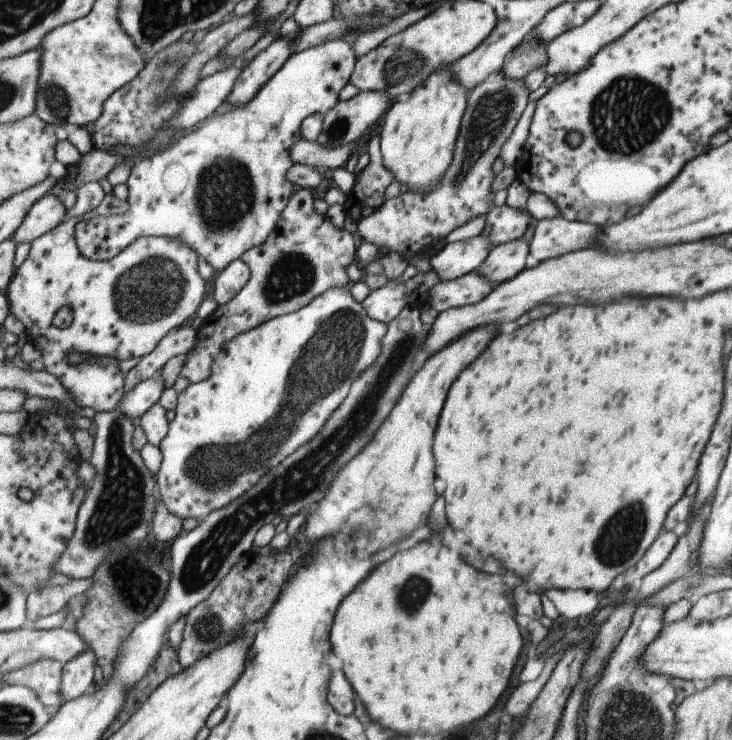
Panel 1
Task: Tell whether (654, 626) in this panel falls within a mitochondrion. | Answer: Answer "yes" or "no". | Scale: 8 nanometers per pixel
no

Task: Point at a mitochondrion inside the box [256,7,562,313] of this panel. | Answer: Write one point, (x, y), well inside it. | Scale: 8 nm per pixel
(493, 111)

